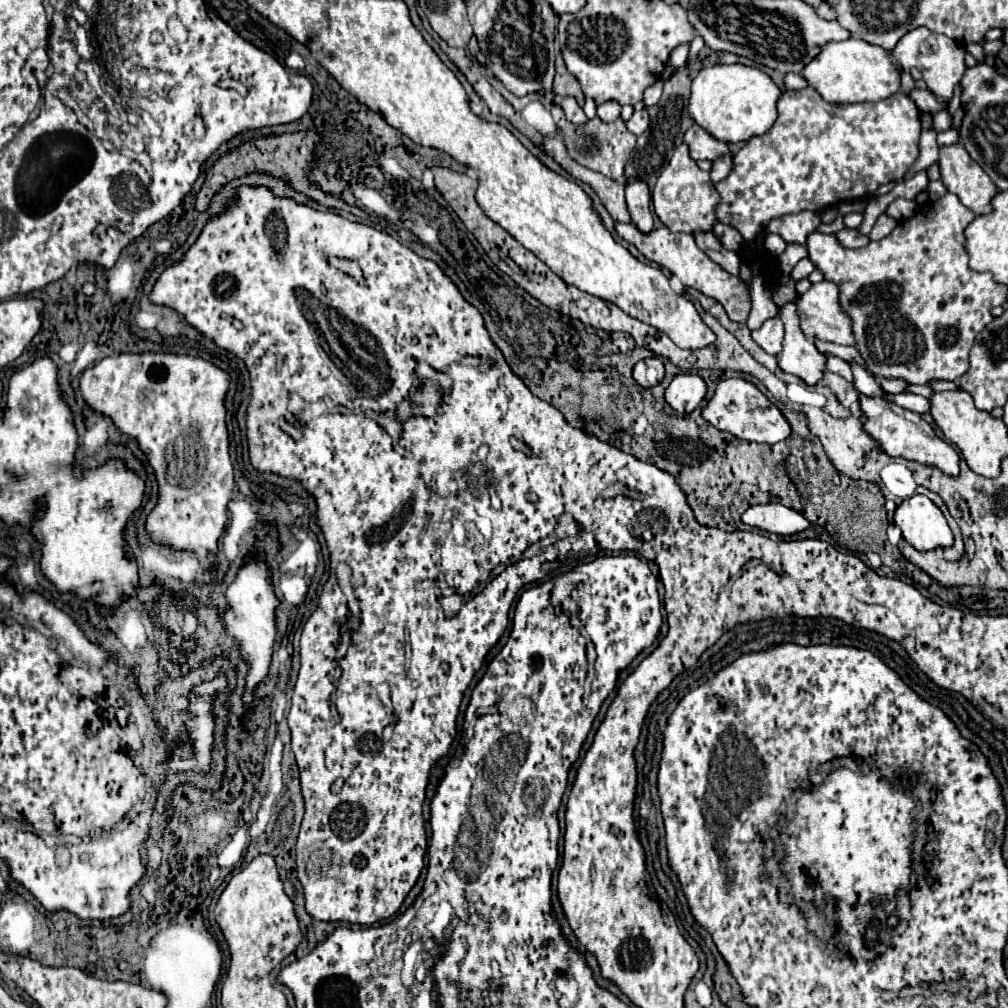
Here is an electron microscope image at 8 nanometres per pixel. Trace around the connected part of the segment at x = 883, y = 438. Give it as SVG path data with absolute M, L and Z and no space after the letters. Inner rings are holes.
M859 395L861 409L867 417L865 429L871 433L871 437L881 445L881 449L891 455L891 457L905 457L913 459L919 463L929 463L939 467L947 475L957 475L959 473L959 455L957 451L945 443L939 441L927 421L921 419L919 413L907 411L903 407L897 407L895 403L889 403L885 397L863 397Z

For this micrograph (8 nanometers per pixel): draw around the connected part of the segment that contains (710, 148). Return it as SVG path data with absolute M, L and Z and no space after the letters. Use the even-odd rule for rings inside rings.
M693 123L693 125L685 131L683 141L687 143L689 155L691 155L695 161L699 161L699 159L709 159L709 161L713 161L713 159L729 153L727 143L715 139L715 137L709 135L703 127L699 127L697 123Z

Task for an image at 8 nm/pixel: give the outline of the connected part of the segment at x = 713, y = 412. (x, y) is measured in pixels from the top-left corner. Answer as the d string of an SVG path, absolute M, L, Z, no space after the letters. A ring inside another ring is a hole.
M733 377L725 379L717 385L715 395L709 399L703 409L703 417L720 431L726 431L741 440L757 441L757 443L777 443L791 435L791 425L785 421L783 413L747 379Z

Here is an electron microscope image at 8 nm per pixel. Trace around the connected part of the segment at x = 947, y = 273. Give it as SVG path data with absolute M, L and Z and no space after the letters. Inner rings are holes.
M947 193L941 199L927 203L927 213L915 213L911 219L899 223L889 237L871 241L863 249L847 249L835 235L819 231L813 231L807 237L805 245L809 259L825 279L839 283L841 305L853 319L857 349L869 365L871 375L885 375L925 385L931 379L955 381L969 369L969 349L977 333L993 319L991 307L1003 305L1007 299L1007 287L993 281L991 273L975 273L967 267L963 229L973 219L975 213L969 211L957 195Z

